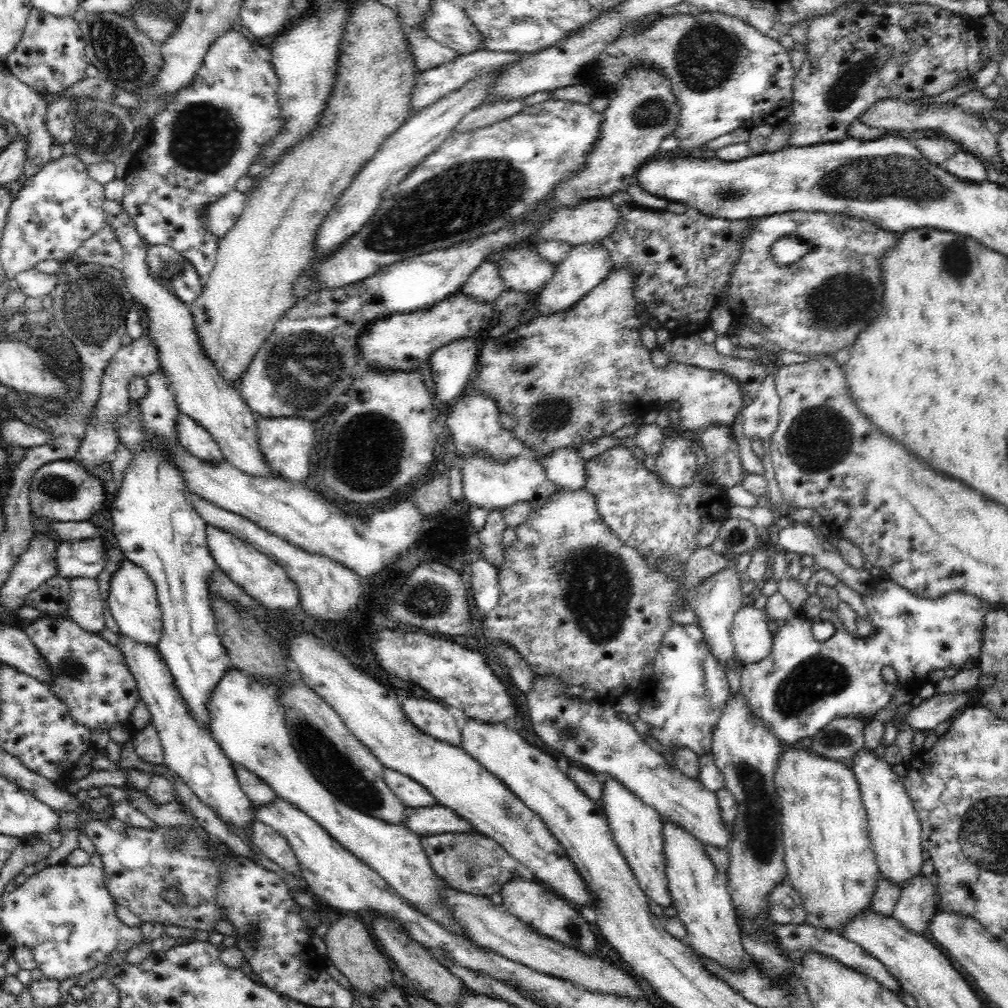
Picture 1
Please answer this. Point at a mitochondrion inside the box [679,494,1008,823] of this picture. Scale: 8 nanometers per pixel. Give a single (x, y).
(819, 677)

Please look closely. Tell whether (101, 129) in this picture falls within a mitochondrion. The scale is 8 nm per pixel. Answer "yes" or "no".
yes

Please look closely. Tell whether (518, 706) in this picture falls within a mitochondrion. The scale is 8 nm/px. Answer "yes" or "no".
no

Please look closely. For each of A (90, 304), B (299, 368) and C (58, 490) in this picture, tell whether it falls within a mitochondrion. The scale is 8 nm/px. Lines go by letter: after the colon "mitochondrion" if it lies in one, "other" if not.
A: mitochondrion
B: mitochondrion
C: mitochondrion

